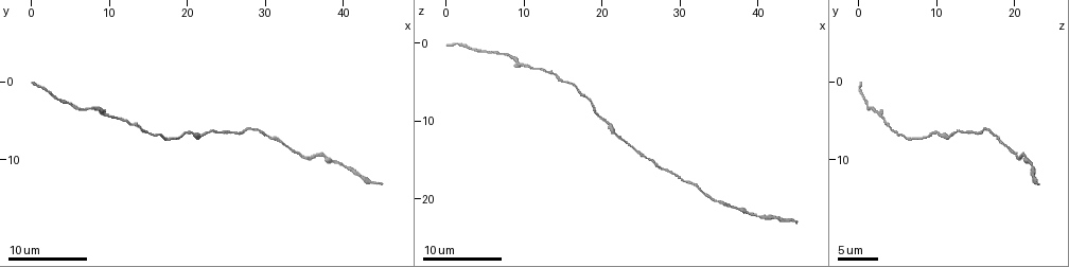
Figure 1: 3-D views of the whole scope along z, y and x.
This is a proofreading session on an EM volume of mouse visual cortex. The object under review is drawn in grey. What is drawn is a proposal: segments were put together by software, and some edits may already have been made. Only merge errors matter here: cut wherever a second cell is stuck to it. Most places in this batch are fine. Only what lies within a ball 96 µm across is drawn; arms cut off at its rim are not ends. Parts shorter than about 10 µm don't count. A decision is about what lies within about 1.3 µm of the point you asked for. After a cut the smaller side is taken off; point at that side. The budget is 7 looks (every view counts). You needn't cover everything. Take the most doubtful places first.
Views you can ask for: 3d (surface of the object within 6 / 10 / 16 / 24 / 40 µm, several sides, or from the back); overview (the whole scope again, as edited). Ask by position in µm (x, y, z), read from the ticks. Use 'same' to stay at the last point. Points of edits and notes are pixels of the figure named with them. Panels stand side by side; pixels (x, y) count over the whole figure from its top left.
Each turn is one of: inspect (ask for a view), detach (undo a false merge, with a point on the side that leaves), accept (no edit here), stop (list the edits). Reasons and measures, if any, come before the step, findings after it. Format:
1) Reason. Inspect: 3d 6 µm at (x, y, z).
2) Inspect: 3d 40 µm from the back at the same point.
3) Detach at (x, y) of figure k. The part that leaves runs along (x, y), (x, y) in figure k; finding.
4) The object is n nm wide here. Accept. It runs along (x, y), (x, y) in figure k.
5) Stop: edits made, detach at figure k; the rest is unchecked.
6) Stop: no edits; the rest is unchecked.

Inspect: 3d 6 µm at (22.0, 7.0, 12.0).

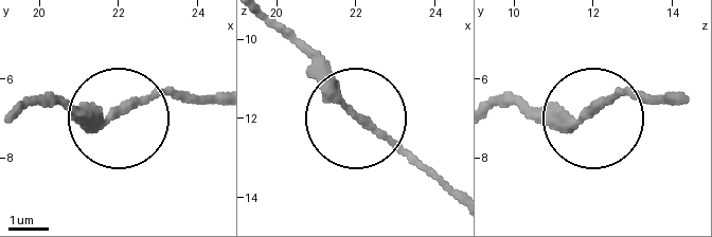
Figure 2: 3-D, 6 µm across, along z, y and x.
Accept. It runs along (594, 108), (661, 94) in figure 2; all the same cell.

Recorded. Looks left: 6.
Calibre changes. Inspect: 3d 6 µm at (10.0, 4.5, 3.0).

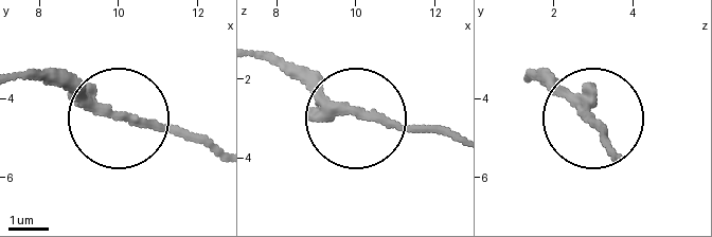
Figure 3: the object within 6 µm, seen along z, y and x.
Inspect: 3d 6 µm from the back at (10.10, 4.40, 2.90).

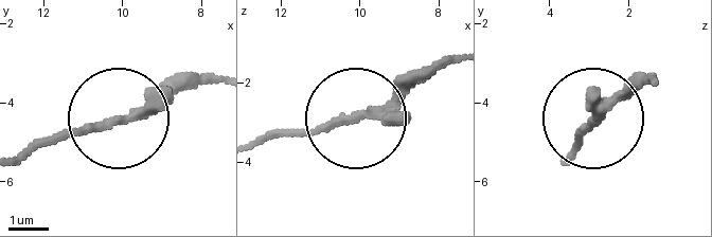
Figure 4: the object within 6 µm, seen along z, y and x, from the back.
The object is 200 nm wide here. Accept. It runs along (566, 157), (643, 79) in figure 4; one cell here.

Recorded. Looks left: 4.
Narrows sharply. Inspect: 3d 6 µm at (32.5, 8.0, 19.0).

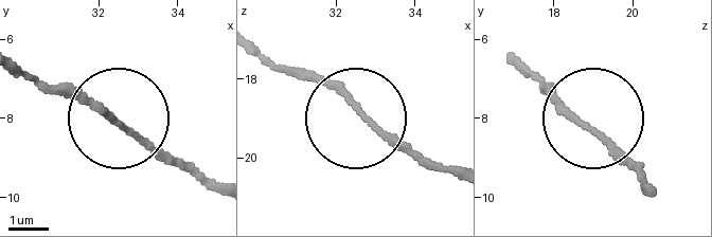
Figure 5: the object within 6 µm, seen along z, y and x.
Accept. It runs along (260, 49), (331, 86), (428, 163) in figure 5; one cell here.

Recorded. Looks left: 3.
Stop: no edits; the rest is unchecked.

